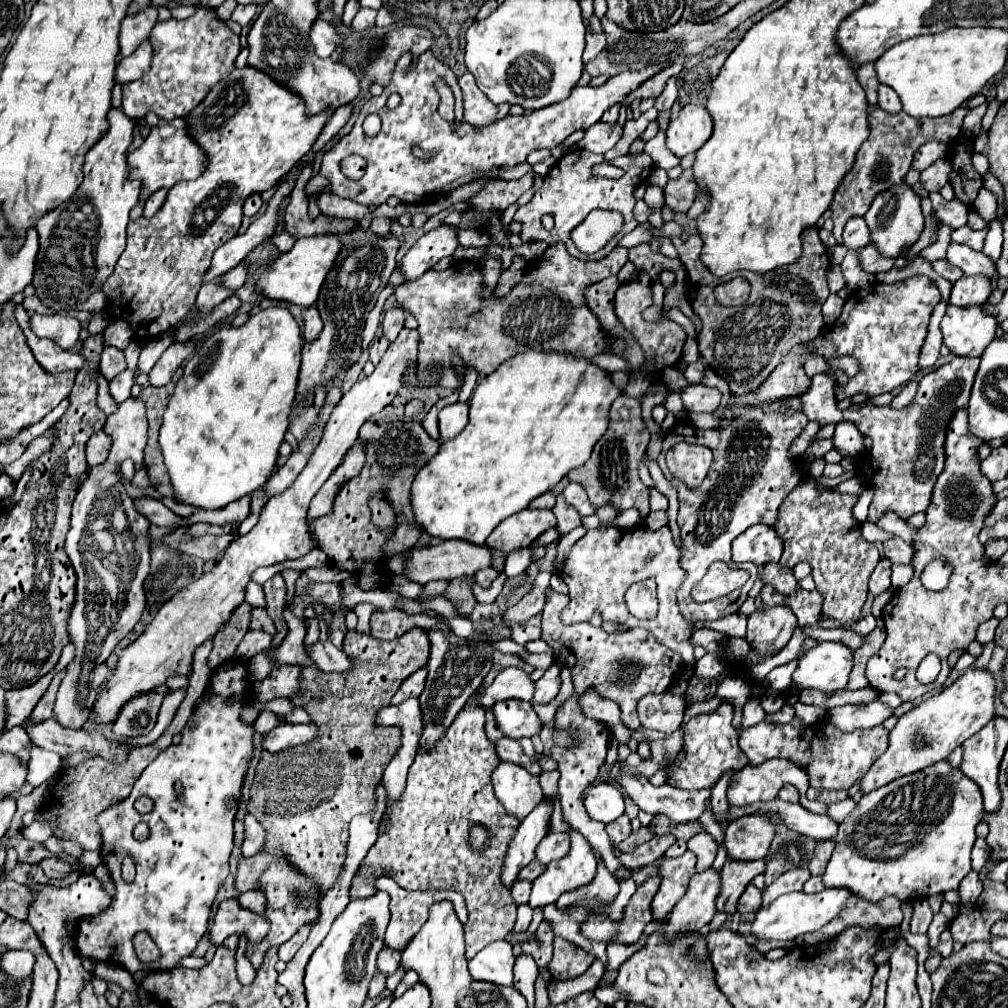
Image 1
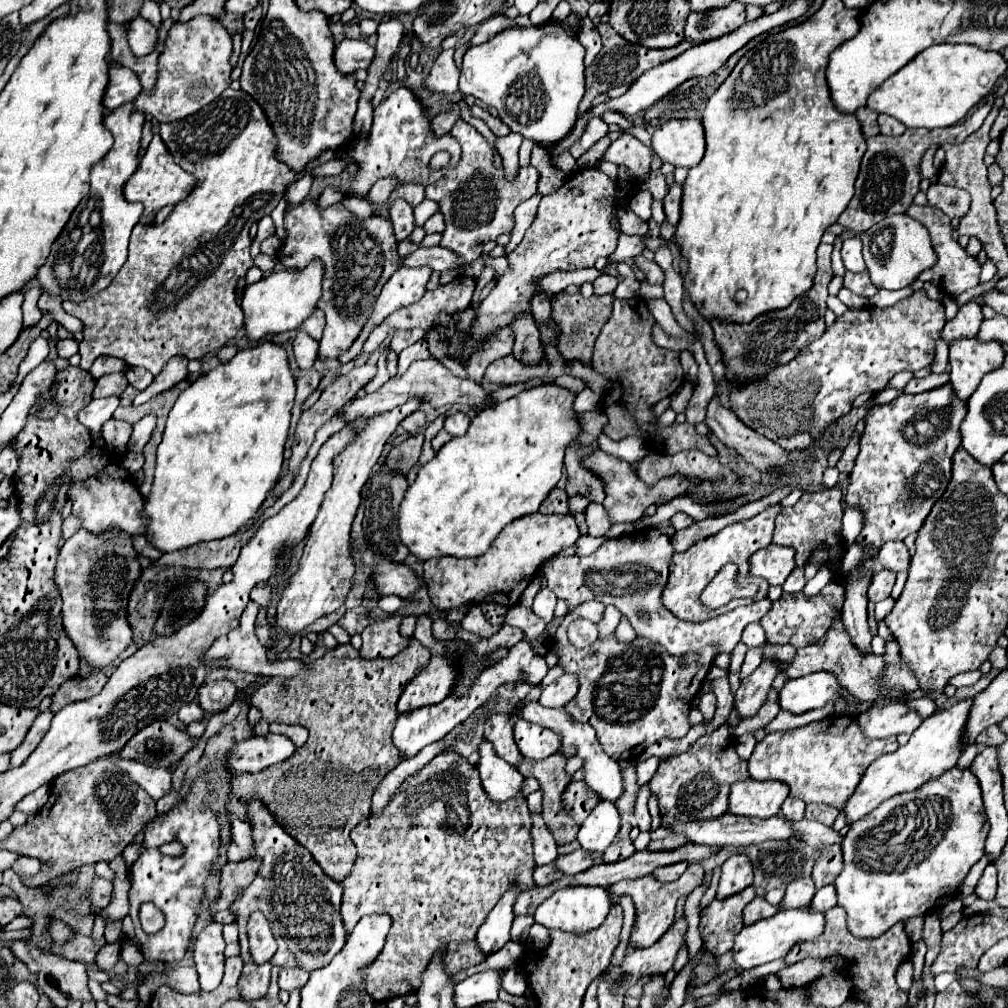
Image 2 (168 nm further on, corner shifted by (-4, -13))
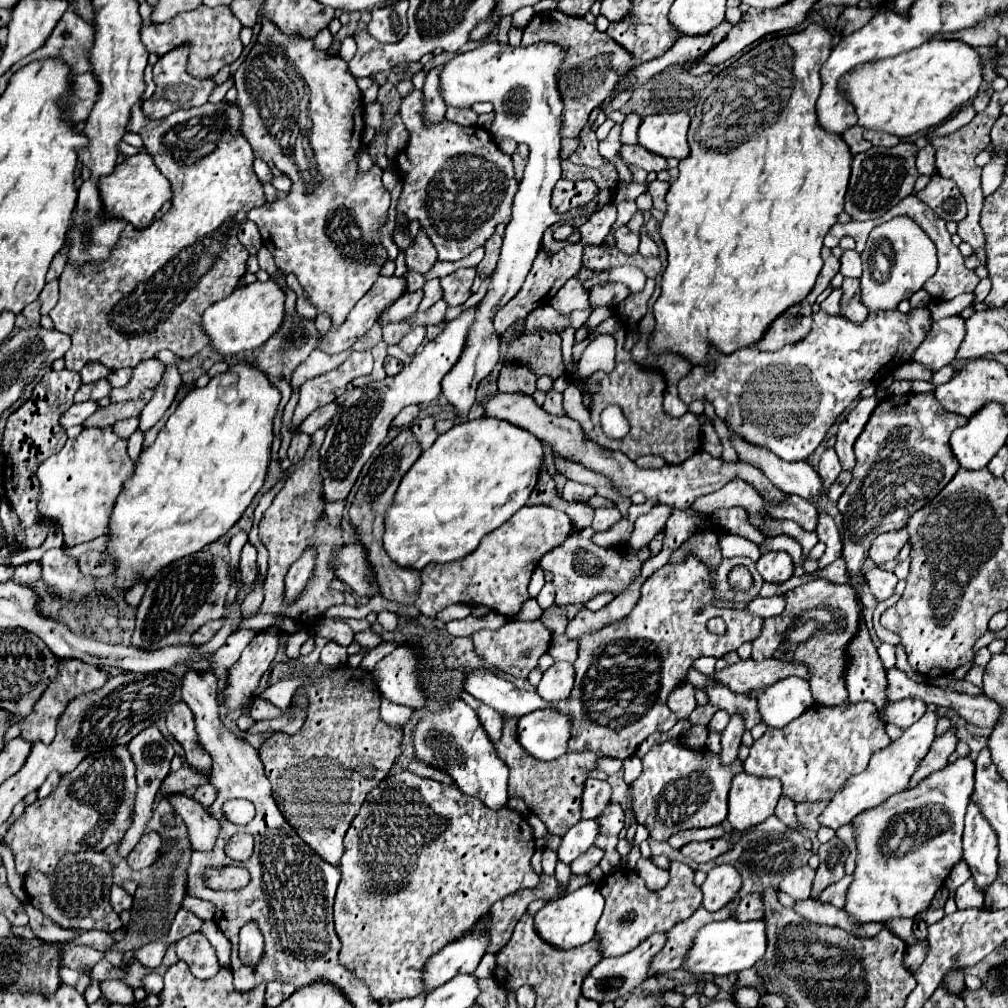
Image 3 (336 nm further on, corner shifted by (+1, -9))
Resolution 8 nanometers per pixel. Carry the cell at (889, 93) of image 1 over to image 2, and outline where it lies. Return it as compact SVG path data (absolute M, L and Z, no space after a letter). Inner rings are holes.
M879 114L879 130L881 130L881 134L897 136L897 134L903 134L903 132L905 132L905 124L899 122L899 120L893 118L893 116Z

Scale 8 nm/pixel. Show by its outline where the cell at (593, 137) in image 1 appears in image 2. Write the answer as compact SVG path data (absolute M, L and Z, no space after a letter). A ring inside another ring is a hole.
M621 132L621 136L605 150L601 160L627 166L635 178L643 178L645 174L649 174L651 156L651 148L639 142L631 132Z

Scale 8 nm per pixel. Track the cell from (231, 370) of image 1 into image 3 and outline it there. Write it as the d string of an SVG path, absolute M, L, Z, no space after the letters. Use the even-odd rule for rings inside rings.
M238 362L230 366L228 372L216 374L208 386L194 388L178 404L176 412L164 426L166 434L158 434L154 444L140 452L136 470L124 482L112 508L106 554L116 566L116 590L126 592L138 580L148 582L160 568L216 542L242 518L266 478L274 438L272 418L278 410L278 402L280 392L270 384L264 372L248 362Z

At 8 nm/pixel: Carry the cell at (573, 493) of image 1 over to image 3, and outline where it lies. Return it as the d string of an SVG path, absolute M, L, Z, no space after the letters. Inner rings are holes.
M598 508L596 514L594 514L594 522L592 522L592 528L596 532L606 532L610 530L616 522L620 522L620 512L618 508Z

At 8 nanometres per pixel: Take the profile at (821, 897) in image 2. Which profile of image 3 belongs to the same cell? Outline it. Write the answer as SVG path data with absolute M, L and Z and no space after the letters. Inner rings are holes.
M844 876L842 880L838 880L836 884L828 886L818 900L822 902L830 902L834 904L836 908L844 908L844 900L846 900L846 892L848 892L848 886L852 884L852 876Z

